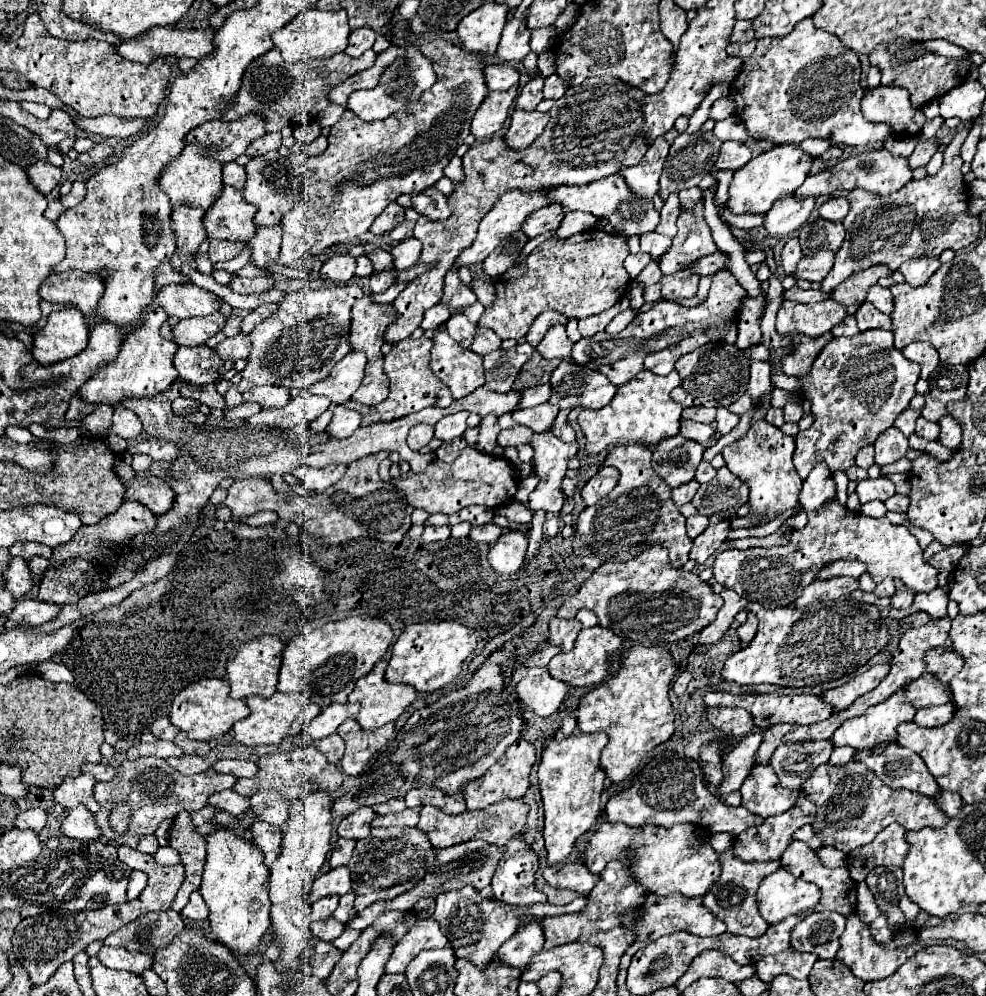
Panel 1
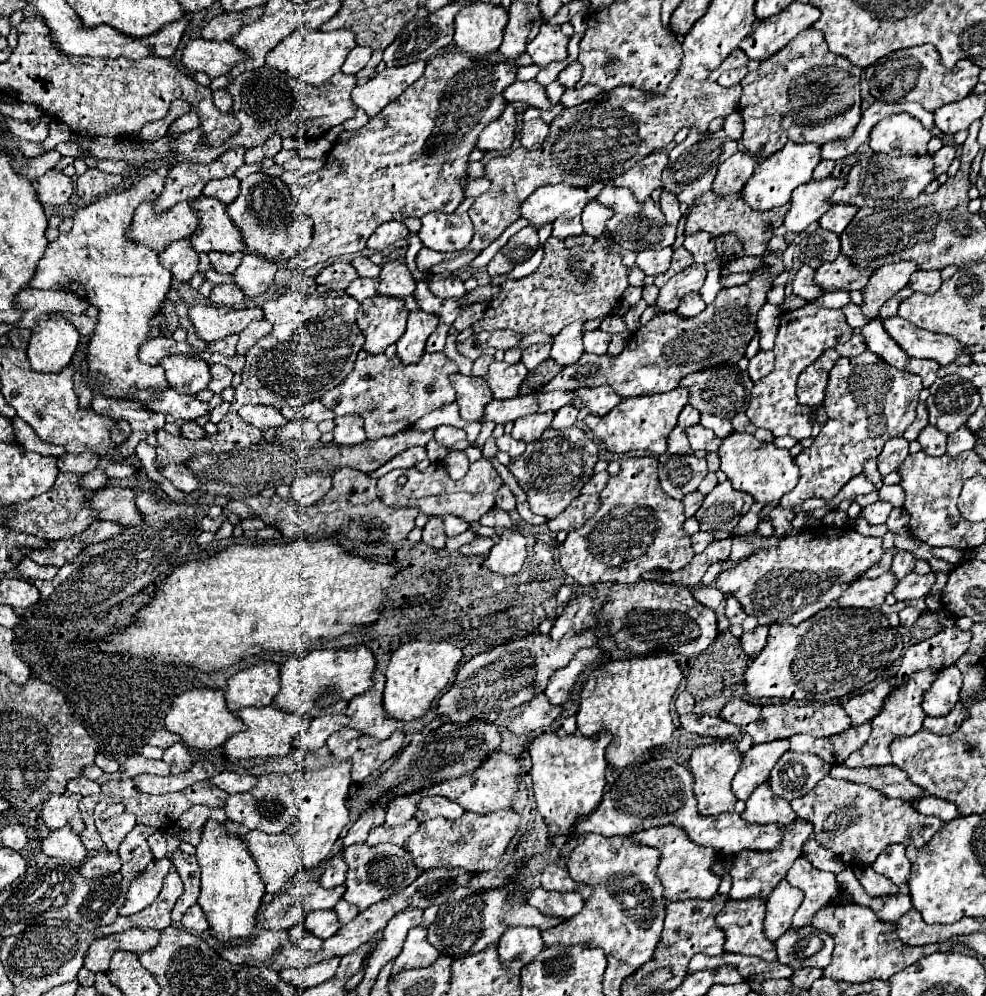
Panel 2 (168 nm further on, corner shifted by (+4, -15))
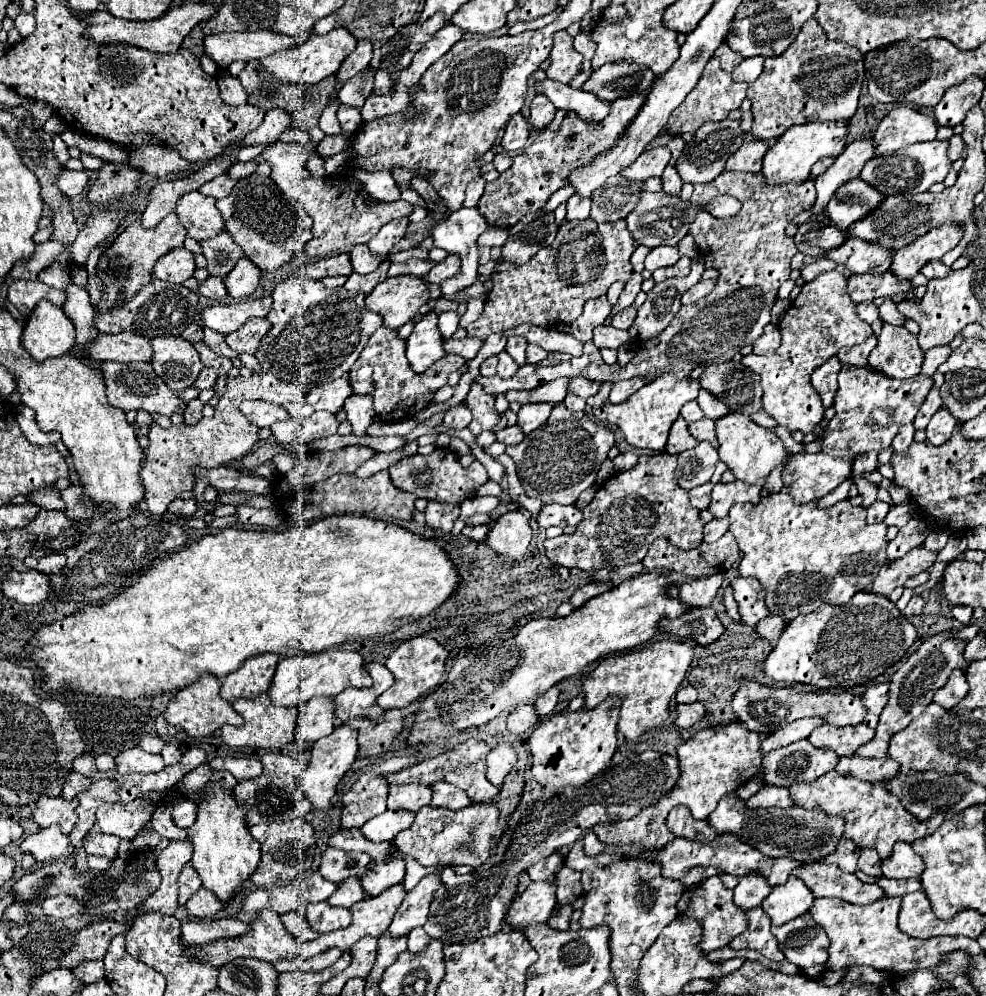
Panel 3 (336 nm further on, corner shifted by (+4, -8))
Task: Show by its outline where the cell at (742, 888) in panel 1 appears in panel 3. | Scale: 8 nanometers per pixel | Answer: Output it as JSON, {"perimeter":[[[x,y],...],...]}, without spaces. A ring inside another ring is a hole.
{"perimeter":[[[754,907],[746,911],[748,927],[744,933],[736,935],[730,941],[734,949],[754,949],[772,961],[782,961],[782,951],[778,949],[778,941],[770,931],[770,917],[762,911],[762,907]]]}

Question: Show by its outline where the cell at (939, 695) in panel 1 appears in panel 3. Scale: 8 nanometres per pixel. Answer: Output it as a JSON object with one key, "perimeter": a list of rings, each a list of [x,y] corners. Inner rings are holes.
{"perimeter":[[[954,669],[952,675],[948,677],[946,685],[942,689],[938,689],[934,693],[932,703],[938,703],[944,709],[950,709],[954,705],[958,705],[958,701],[968,693],[968,683],[964,679],[964,671],[962,669]]]}

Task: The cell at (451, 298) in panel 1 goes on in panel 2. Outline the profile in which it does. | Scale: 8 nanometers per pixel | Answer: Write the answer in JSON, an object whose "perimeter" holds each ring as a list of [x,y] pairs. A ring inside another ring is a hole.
{"perimeter":[[[446,272],[446,274],[438,274],[438,276],[430,278],[428,280],[430,292],[438,298],[462,298],[466,294],[464,282],[460,278],[446,278],[446,276],[450,276],[450,274]]]}

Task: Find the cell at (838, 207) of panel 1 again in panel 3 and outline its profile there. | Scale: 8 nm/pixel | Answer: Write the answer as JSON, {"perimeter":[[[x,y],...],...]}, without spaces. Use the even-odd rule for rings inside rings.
{"perimeter":[[[852,179],[844,183],[828,201],[826,205],[828,219],[834,227],[848,229],[850,223],[870,213],[870,209],[874,209],[874,205],[878,205],[880,201],[882,201],[882,193],[870,189],[870,185],[864,185],[864,181],[860,179]]]}

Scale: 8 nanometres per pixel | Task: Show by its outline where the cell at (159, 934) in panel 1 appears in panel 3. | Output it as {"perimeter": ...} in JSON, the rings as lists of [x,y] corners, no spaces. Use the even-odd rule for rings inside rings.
{"perimeter":[[[106,921],[106,923],[94,923],[82,929],[76,937],[76,945],[62,957],[60,967],[76,967],[82,961],[94,961],[102,959],[108,951],[110,939],[114,935],[124,935],[130,931],[128,923],[118,923],[118,921]]]}

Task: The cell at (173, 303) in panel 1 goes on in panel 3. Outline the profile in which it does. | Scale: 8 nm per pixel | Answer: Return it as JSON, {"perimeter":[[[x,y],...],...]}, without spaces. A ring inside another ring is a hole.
{"perimeter":[[[254,297],[240,303],[218,303],[202,309],[200,317],[204,327],[210,327],[222,335],[236,331],[250,317],[266,317],[270,311],[270,297]]]}

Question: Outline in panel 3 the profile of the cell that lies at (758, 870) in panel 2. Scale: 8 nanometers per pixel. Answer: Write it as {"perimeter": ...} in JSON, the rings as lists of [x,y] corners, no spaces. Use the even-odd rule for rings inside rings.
{"perimeter":[[[748,873],[738,877],[738,885],[734,887],[734,903],[746,911],[750,907],[758,907],[770,895],[770,891],[772,885],[766,877],[760,873]]]}

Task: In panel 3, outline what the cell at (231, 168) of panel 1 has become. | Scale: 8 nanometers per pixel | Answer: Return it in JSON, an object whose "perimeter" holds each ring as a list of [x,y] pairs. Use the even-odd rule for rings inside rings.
{"perimeter":[[[224,173],[224,175],[218,175],[212,181],[204,183],[200,187],[200,193],[208,195],[208,197],[214,197],[214,199],[222,199],[222,197],[230,195],[230,191],[232,191],[234,185],[236,185],[236,179],[232,179],[228,173]]]}

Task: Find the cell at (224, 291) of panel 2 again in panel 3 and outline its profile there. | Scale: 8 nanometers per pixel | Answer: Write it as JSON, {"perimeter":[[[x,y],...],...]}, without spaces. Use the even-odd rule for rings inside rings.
{"perimeter":[[[208,277],[206,281],[200,283],[200,289],[198,291],[204,297],[214,299],[214,301],[226,301],[226,297],[228,297],[228,291],[224,287],[224,279],[222,277]]]}

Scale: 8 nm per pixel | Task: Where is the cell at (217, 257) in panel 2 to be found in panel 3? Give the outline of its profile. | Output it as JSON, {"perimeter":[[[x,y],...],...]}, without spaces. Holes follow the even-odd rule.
{"perimeter":[[[222,231],[214,239],[206,239],[200,245],[208,261],[206,269],[210,271],[210,275],[216,275],[216,277],[226,277],[242,257],[242,249],[234,243],[228,231]]]}

